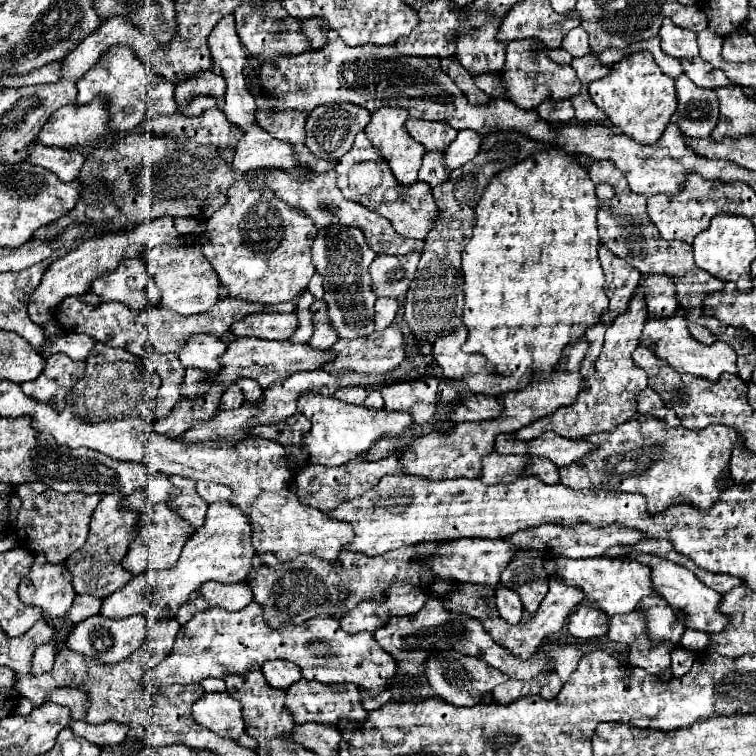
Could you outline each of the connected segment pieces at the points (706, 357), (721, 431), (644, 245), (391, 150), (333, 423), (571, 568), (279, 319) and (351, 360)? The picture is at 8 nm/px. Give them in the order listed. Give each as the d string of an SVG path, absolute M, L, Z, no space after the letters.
M674 315L672 319L660 321L660 319L650 319L644 327L644 333L640 337L640 343L646 343L650 347L654 347L654 353L662 359L666 359L678 373L690 373L694 377L704 377L708 381L718 381L720 375L724 372L737 374L736 353L730 345L716 341L712 345L704 345L700 341L696 341L692 335L688 335L688 327L686 327L686 319L682 319L680 315Z
M646 413L634 415L614 431L590 435L590 441L598 451L560 469L560 479L592 479L588 487L612 487L626 493L640 493L646 497L650 513L666 511L678 497L690 499L696 509L712 507L732 483L732 451L744 447L742 435L730 427L710 425L702 431L690 431L684 427L668 427L662 419Z
M608 159L594 161L588 167L588 173L594 183L610 183L616 189L614 201L608 207L600 207L600 213L598 213L598 237L602 243L606 243L610 247L610 251L614 251L618 257L626 259L626 263L630 263L634 269L638 269L644 275L668 273L670 277L674 277L678 303L686 311L700 305L702 299L712 295L714 291L724 289L722 279L716 279L714 275L696 267L696 263L692 259L692 245L682 243L682 241L666 241L660 237L658 229L654 227L654 223L648 217L646 197L630 191L622 171L618 171L618 167L614 163L610 163Z
M380 107L378 111L372 113L372 119L370 119L370 123L366 125L364 131L370 137L372 145L378 147L380 155L388 161L394 177L400 183L408 183L410 185L410 183L414 183L418 179L418 171L420 171L422 157L424 157L426 151L424 151L424 147L418 141L414 141L408 135L408 131L404 127L406 119L408 119L408 109L404 109L404 107Z
M306 391L298 395L298 413L302 413L310 423L312 429L302 435L302 447L310 453L310 463L320 463L326 467L342 465L354 459L358 453L372 447L378 435L400 435L406 427L410 427L410 415L406 413L386 413L386 411L372 411L360 405L348 405L334 397Z
M544 557L548 575L562 575L566 583L580 585L588 601L594 601L610 617L620 613L632 613L644 597L660 597L652 585L652 569L636 561L588 557L588 559L566 559L566 557Z
M254 313L234 323L230 331L236 337L260 337L260 339L276 339L288 341L298 329L296 313Z
M396 325L384 331L374 331L368 337L338 339L332 351L338 353L334 363L324 369L352 369L358 373L384 373L398 367L406 359L406 341Z

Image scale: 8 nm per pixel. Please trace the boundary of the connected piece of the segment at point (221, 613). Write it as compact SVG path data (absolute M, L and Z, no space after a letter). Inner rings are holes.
M252 601L240 611L226 611L222 607L210 607L196 613L186 625L180 627L172 651L146 673L146 685L162 687L170 683L190 685L202 679L226 675L246 675L252 665L262 665L268 659L286 659L298 663L302 677L306 681L318 683L354 683L372 693L380 693L396 671L392 655L386 655L378 647L376 639L368 631L350 635L340 629L338 619L330 615L318 615L300 625L284 625L272 629L264 621L264 609L260 603Z

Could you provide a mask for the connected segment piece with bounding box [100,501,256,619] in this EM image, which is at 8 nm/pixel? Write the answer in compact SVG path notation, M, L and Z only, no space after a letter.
M228 501L212 503L208 507L204 525L186 541L178 563L170 571L146 571L144 575L132 577L130 583L126 583L126 587L122 587L120 591L116 591L114 595L110 595L108 599L102 601L100 615L102 617L110 617L110 619L122 619L122 617L130 617L130 615L144 615L148 619L172 619L176 615L176 611L188 601L190 593L198 591L198 587L204 581L218 581L218 583L240 583L240 581L246 581L246 577L248 577L248 573L252 569L252 557L256 555L254 549L252 549L250 537L252 537L250 521L248 521L248 517L242 511L238 511L236 505L232 505Z

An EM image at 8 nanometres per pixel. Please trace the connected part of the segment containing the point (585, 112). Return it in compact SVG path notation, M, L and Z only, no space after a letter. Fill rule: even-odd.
M582 85L580 93L576 97L570 99L574 109L576 109L576 119L582 123L604 123L606 121L606 113L600 111L592 99L588 97L588 85Z

